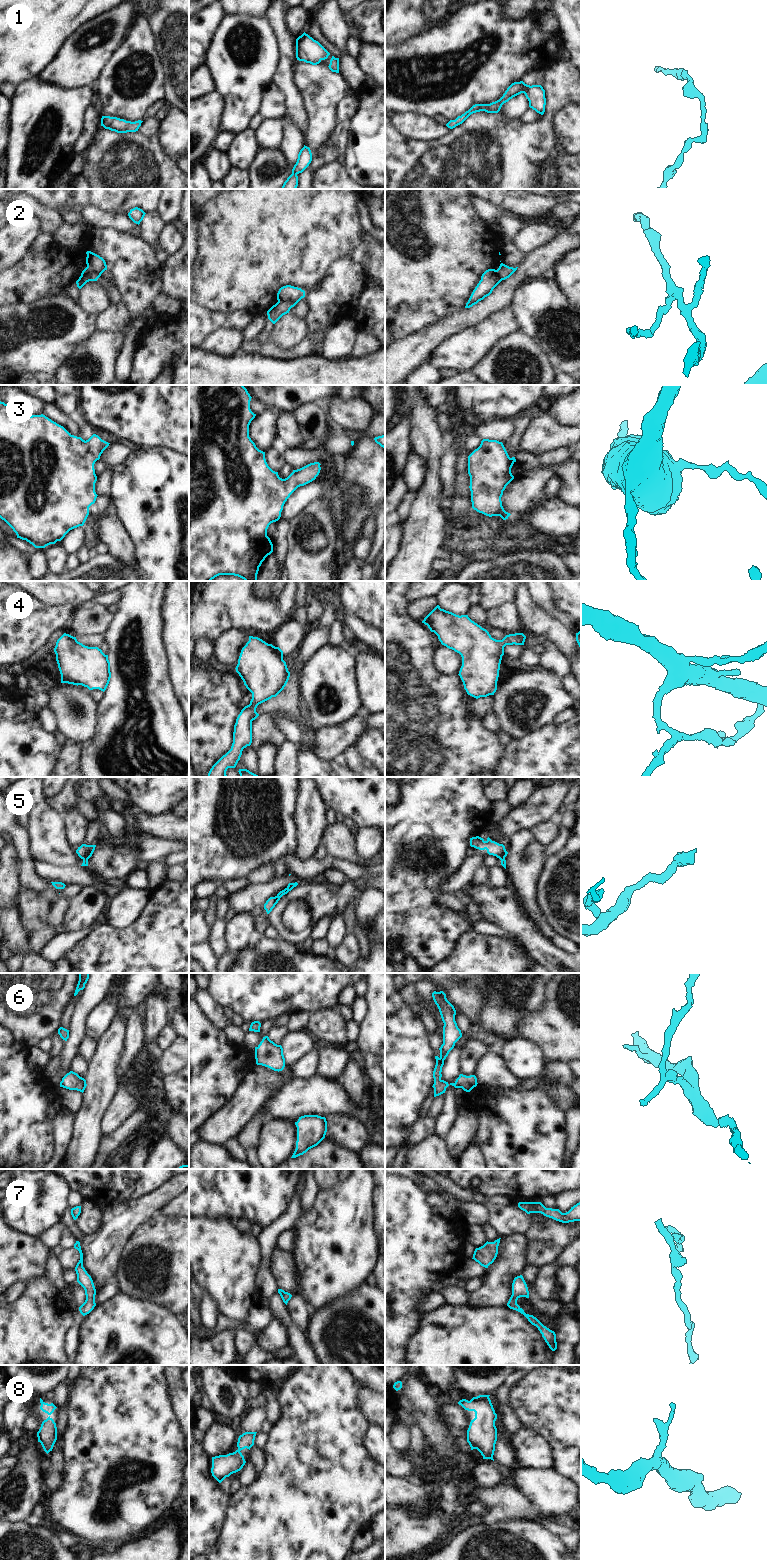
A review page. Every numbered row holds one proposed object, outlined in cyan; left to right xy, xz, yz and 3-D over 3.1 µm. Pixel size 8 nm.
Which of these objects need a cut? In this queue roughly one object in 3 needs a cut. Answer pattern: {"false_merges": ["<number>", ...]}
{"false_merges": ["2"]}

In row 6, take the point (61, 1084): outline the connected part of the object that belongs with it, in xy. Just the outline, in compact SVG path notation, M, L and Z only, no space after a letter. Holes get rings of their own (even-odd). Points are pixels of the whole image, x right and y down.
M73 1071L67 1073L60 1082L60 1087L69 1090L77 1090L82 1093L84 1092L86 1086L86 1080Z

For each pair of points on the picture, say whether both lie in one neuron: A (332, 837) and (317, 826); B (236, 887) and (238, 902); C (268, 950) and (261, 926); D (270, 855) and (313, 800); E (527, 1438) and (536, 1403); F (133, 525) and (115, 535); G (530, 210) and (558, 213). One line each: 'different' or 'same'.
A: different
B: different
C: different
D: different
E: different
F: different
G: different

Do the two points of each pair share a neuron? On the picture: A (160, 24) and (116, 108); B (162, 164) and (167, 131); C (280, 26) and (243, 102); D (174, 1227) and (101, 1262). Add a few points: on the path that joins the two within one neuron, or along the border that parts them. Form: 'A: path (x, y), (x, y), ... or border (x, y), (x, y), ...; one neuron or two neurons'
A: border (146, 18), (155, 38), (155, 49), (160, 58); two neurons
B: border (155, 134), (162, 150), (176, 162); two neurons
C: border (266, 14), (277, 42), (279, 59); two neurons
D: border (134, 1232), (122, 1250), (115, 1275); two neurons

